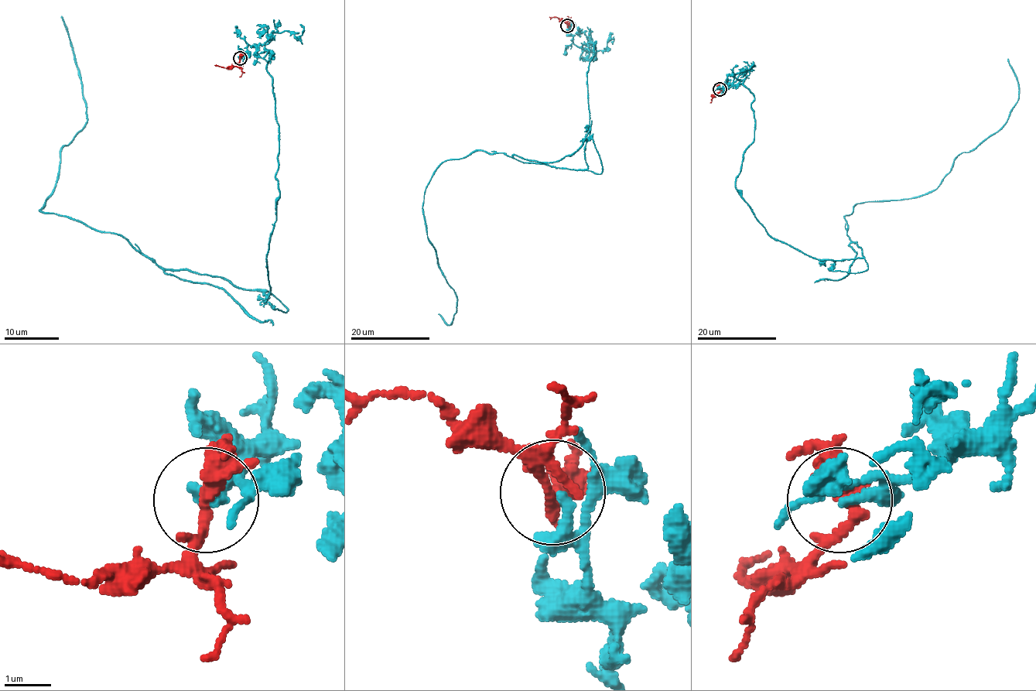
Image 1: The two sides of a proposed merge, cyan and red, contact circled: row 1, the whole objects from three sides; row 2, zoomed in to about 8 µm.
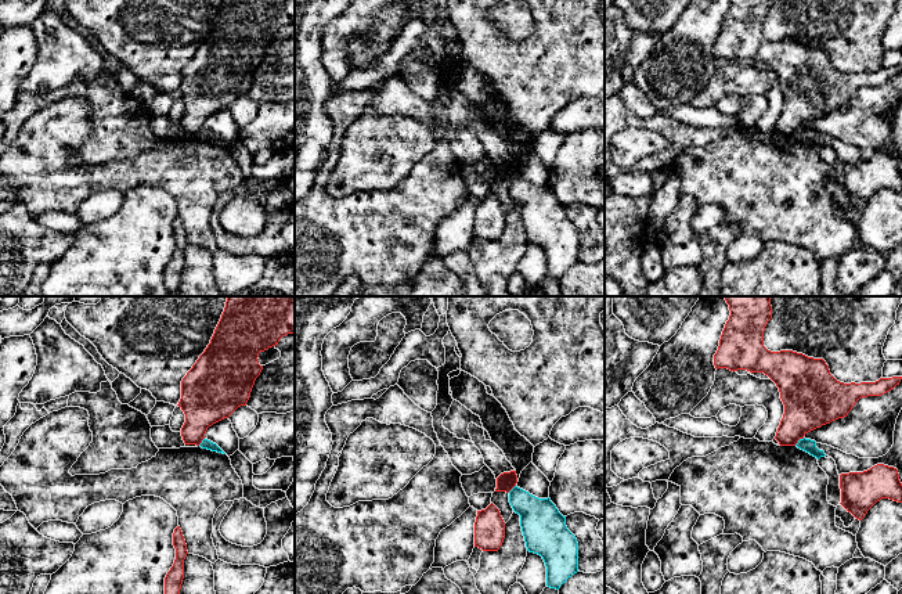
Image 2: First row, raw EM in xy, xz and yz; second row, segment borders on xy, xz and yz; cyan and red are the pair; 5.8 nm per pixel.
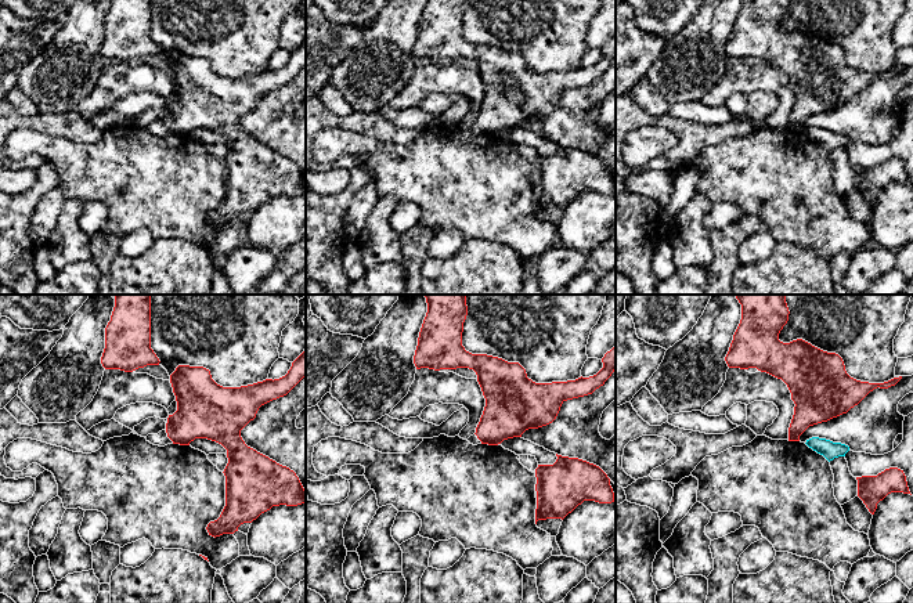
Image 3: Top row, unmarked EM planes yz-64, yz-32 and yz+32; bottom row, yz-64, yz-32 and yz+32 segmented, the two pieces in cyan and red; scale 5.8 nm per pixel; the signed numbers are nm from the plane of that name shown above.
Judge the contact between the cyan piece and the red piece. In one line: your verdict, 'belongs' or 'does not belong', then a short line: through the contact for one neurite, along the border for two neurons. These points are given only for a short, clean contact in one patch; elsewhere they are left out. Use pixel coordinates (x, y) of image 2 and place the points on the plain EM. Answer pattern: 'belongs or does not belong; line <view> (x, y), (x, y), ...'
does not belong; line yz (804, 128), (794, 134)

